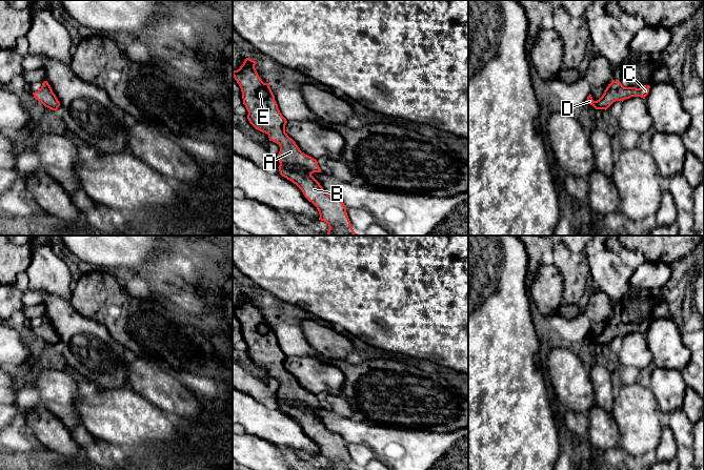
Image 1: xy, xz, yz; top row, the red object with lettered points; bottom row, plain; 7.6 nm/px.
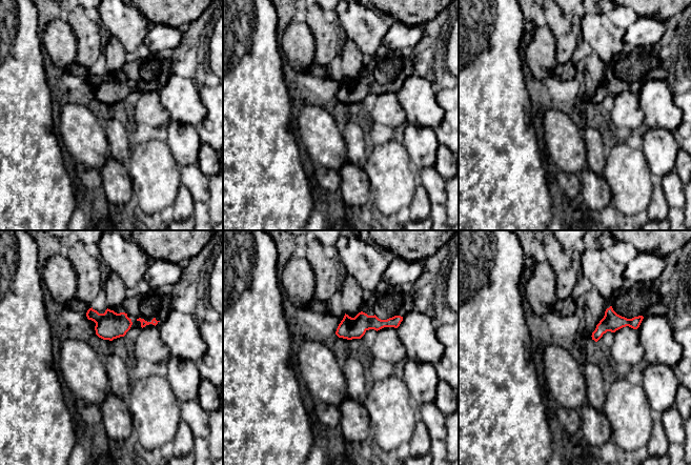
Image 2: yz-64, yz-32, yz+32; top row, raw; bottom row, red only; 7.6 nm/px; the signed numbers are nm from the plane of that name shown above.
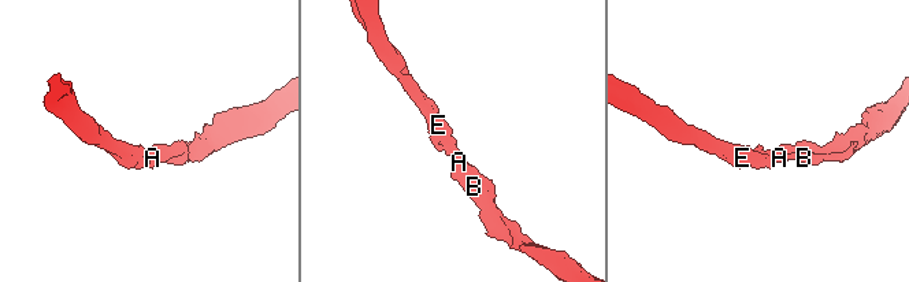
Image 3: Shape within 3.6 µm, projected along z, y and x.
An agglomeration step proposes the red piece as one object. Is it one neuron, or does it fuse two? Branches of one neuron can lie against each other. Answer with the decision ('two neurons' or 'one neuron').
one neuron

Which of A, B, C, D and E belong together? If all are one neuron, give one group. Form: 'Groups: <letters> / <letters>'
Groups: A B C D E

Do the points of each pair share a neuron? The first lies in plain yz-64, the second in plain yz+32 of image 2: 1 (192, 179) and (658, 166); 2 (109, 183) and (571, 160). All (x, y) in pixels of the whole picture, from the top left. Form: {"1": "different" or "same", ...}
{"1": "different", "2": "different"}

